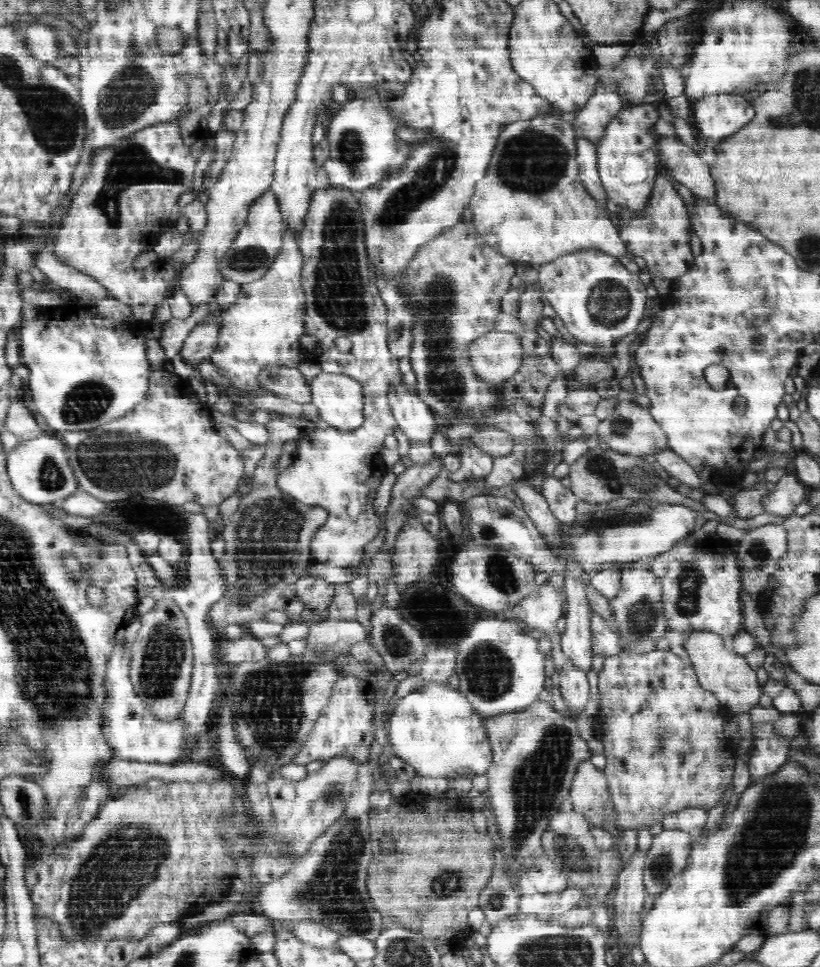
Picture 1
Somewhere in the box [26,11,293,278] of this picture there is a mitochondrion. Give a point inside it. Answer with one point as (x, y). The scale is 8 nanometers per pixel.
(131, 164)

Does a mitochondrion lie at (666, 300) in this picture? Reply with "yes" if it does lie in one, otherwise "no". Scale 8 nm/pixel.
no

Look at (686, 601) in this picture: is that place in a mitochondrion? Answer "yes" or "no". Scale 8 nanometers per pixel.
yes

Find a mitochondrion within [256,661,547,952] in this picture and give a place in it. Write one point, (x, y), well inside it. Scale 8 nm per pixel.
(332, 891)

